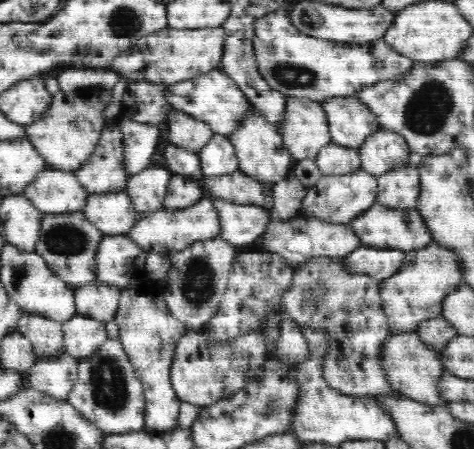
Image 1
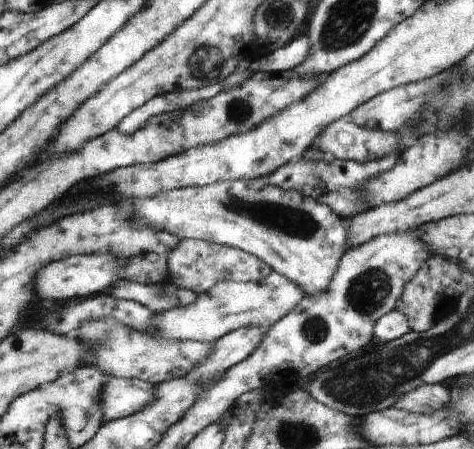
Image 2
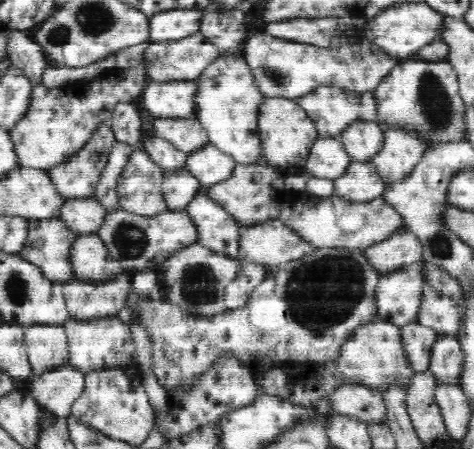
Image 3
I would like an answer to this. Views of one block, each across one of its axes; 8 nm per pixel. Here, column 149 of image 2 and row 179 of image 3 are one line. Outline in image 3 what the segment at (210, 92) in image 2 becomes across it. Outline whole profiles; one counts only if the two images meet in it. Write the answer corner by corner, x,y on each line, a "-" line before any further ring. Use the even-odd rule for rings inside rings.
118,141
112,144
112,148
110,148
105,170
102,172
101,178
98,180
95,191
91,196
98,200
108,212
119,209
117,185
124,168
128,165
130,154
139,148
141,148
141,143
130,145

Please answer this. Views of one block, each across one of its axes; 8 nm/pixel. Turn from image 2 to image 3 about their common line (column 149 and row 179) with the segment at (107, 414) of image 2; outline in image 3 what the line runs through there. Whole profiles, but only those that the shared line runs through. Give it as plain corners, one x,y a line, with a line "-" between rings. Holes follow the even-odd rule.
388,126
382,148
371,158
385,185
407,178
428,148
413,129

